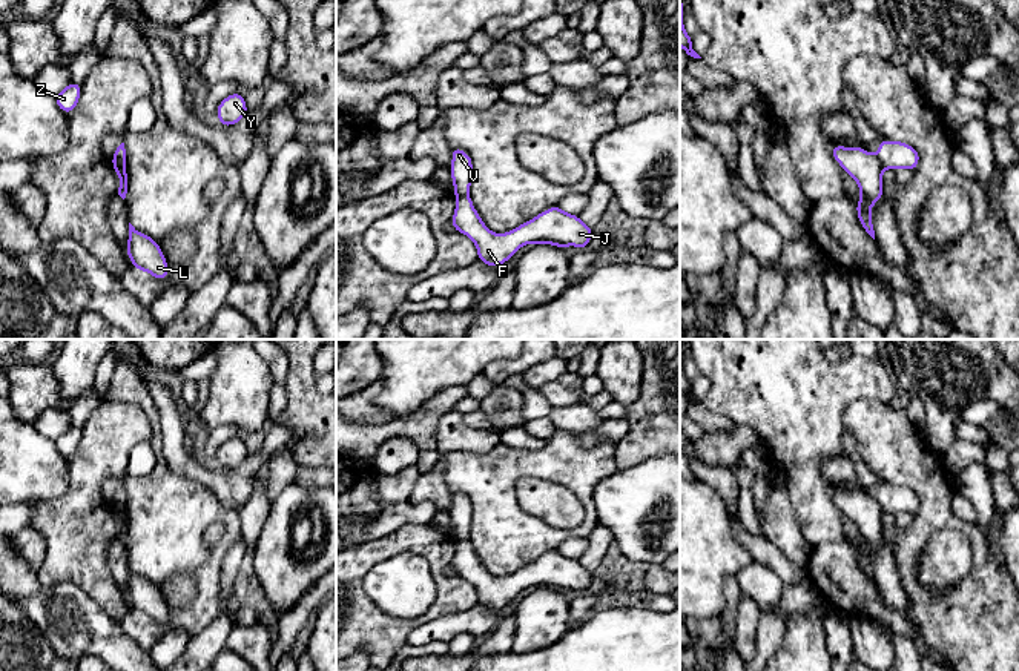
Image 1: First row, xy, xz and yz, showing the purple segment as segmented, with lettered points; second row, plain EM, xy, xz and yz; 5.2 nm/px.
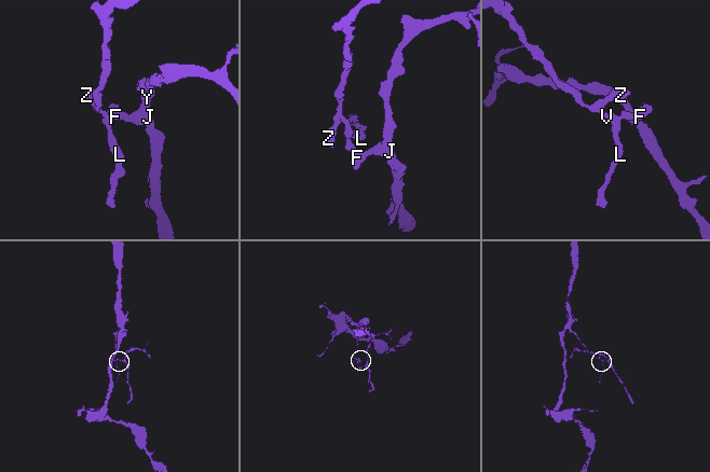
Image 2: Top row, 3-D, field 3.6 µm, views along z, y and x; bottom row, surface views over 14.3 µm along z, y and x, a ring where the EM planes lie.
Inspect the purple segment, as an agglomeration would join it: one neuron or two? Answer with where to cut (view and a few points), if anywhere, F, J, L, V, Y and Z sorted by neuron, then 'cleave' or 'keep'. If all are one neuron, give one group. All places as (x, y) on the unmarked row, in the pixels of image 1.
yz (877, 498), (884, 512) | F J Y / L V Z | cleave

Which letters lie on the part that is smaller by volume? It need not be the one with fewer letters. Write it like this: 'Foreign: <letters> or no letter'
Foreign: F, J, Y

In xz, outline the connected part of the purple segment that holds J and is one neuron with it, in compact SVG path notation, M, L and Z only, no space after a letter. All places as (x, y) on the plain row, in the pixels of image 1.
M468 539L456 540L451 570L474 585L477 603L490 611L500 611L525 588L586 593L594 576L579 559L571 559L554 550L511 576L494 577L485 570Z

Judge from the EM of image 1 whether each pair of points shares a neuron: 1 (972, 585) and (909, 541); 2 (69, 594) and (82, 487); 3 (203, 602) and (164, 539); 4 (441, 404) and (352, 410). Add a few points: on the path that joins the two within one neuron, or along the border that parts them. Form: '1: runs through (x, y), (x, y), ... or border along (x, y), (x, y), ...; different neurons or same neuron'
1: runs through (979, 558), (978, 541), (964, 527), (936, 522); same neuron
2: border along (43, 587), (74, 582), (98, 605); different neurons
3: runs through (204, 585), (204, 573), (181, 550); same neuron
4: border along (395, 418), (379, 424), (356, 423); different neurons

